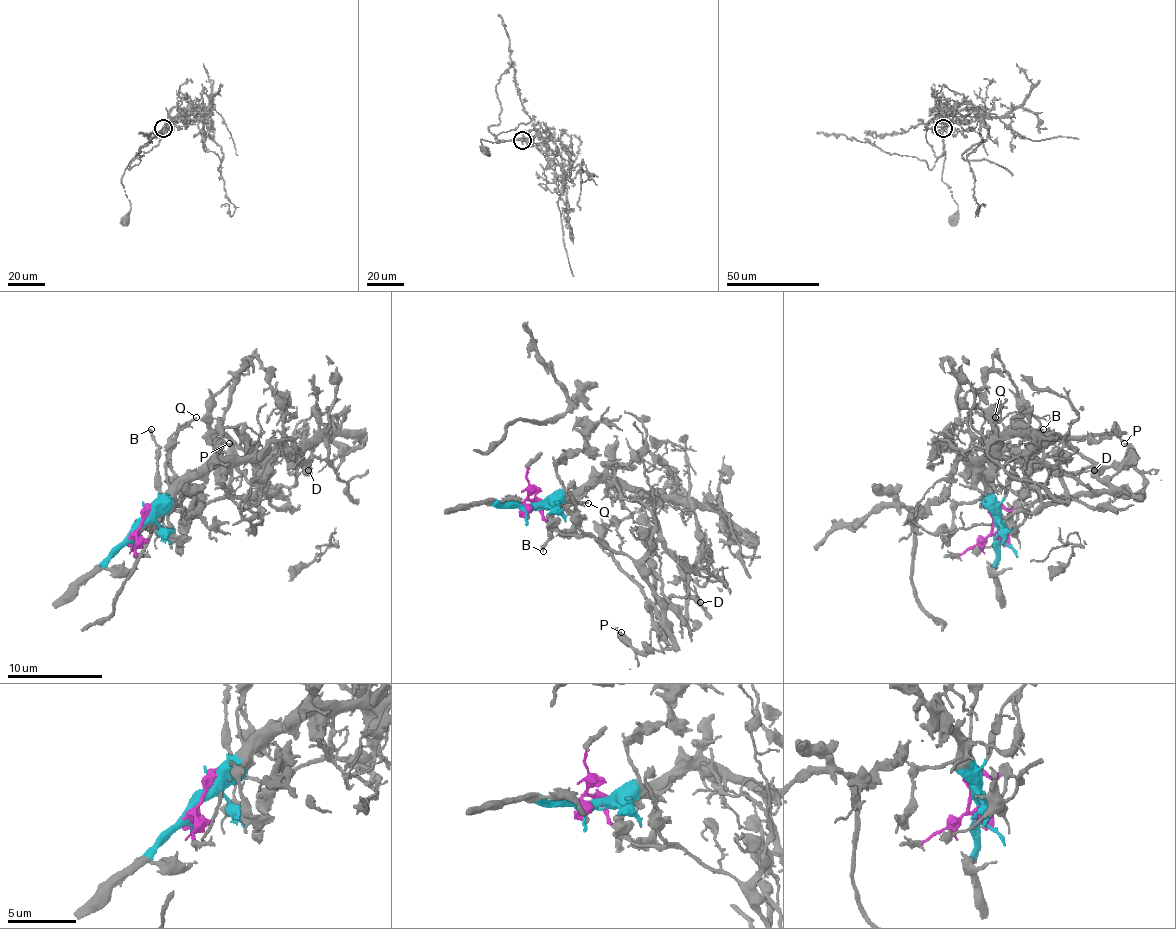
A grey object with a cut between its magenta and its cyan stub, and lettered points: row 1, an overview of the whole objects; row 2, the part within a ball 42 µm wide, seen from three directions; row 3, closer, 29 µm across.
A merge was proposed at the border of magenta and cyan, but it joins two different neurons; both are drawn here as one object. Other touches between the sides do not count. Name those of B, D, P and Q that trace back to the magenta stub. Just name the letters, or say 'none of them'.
D, P

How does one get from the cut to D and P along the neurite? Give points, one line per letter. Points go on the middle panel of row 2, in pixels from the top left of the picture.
D: (528, 508), (537, 506), (563, 534), (592, 534), (625, 553), (663, 598), (689, 586), (701, 603)
P: (528, 508), (537, 506), (563, 534), (592, 534), (625, 553), (658, 600), (672, 646), (637, 650), (620, 631)

